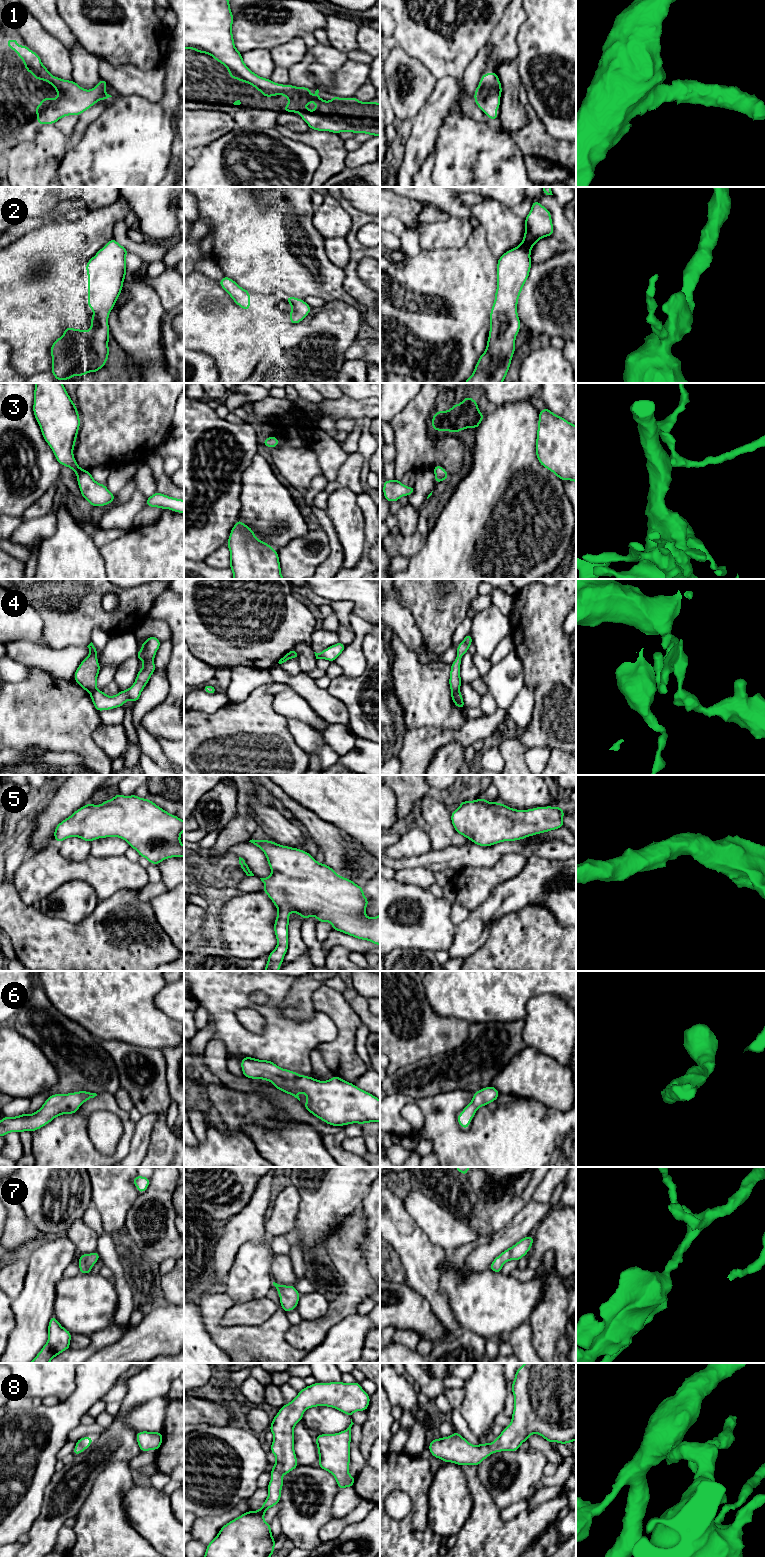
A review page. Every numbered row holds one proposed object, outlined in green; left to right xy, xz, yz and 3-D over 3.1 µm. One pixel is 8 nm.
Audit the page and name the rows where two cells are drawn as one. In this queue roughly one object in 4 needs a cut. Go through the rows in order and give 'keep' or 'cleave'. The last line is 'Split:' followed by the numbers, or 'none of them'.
1: keep
2: keep
3: keep
4: cleave
5: keep
6: keep
7: keep
8: keep
Split: 4

